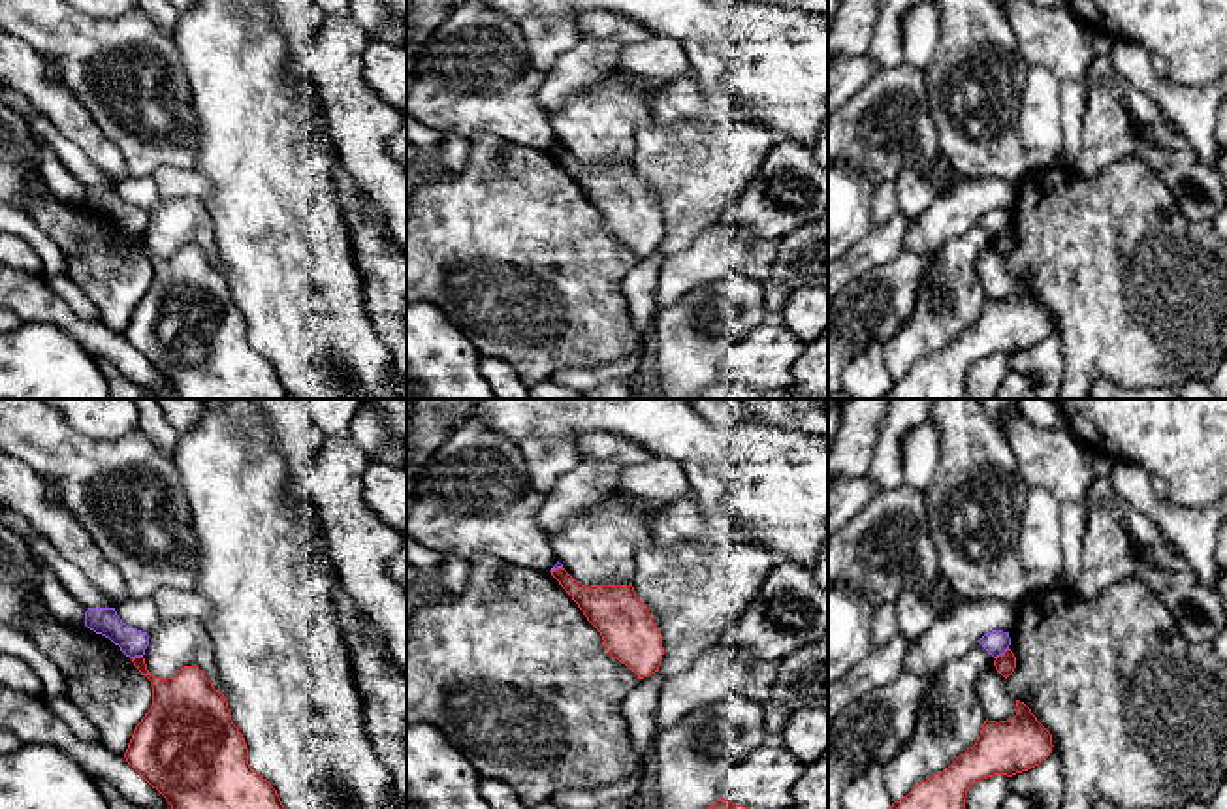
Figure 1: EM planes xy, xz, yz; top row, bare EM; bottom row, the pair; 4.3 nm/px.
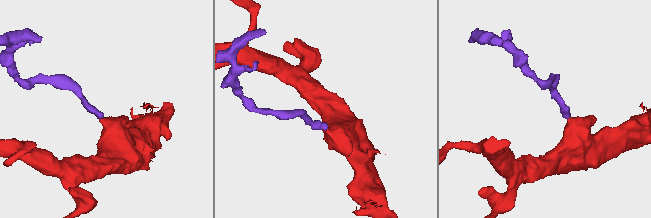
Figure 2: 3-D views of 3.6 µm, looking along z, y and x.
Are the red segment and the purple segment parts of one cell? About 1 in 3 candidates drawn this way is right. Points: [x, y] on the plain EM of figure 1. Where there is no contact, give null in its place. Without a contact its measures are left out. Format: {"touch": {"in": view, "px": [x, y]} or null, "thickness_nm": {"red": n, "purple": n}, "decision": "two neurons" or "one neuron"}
{"touch": {"in": "yz", "px": [1003, 232]}, "thickness_nm": {"red": 90, "purple": 110}, "decision": "two neurons"}

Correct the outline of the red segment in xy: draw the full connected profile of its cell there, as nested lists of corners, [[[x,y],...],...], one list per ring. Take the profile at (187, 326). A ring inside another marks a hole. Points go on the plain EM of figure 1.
[[[132,237],[151,260],[152,284],[135,305],[126,341],[152,365],[181,399],[288,399],[288,391],[267,357],[248,342],[243,312],[233,303],[228,280],[198,245],[184,245],[162,258]]]

